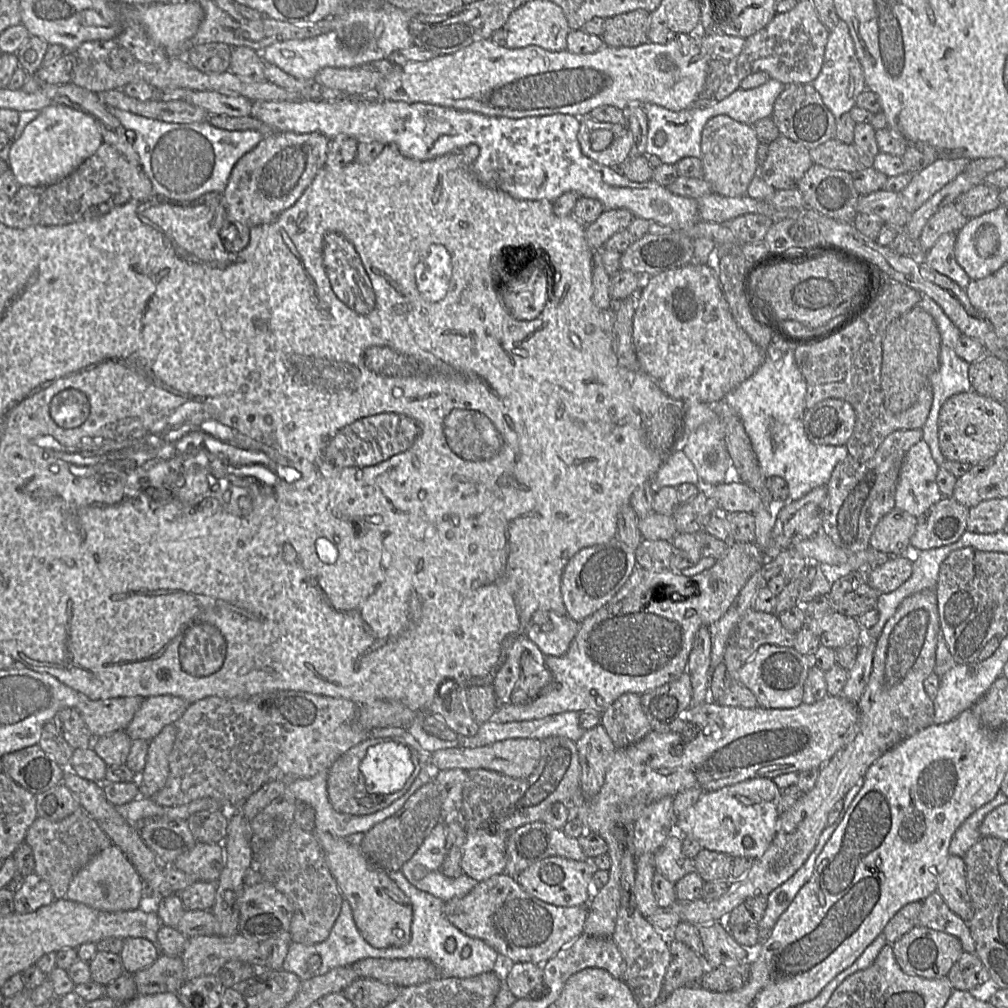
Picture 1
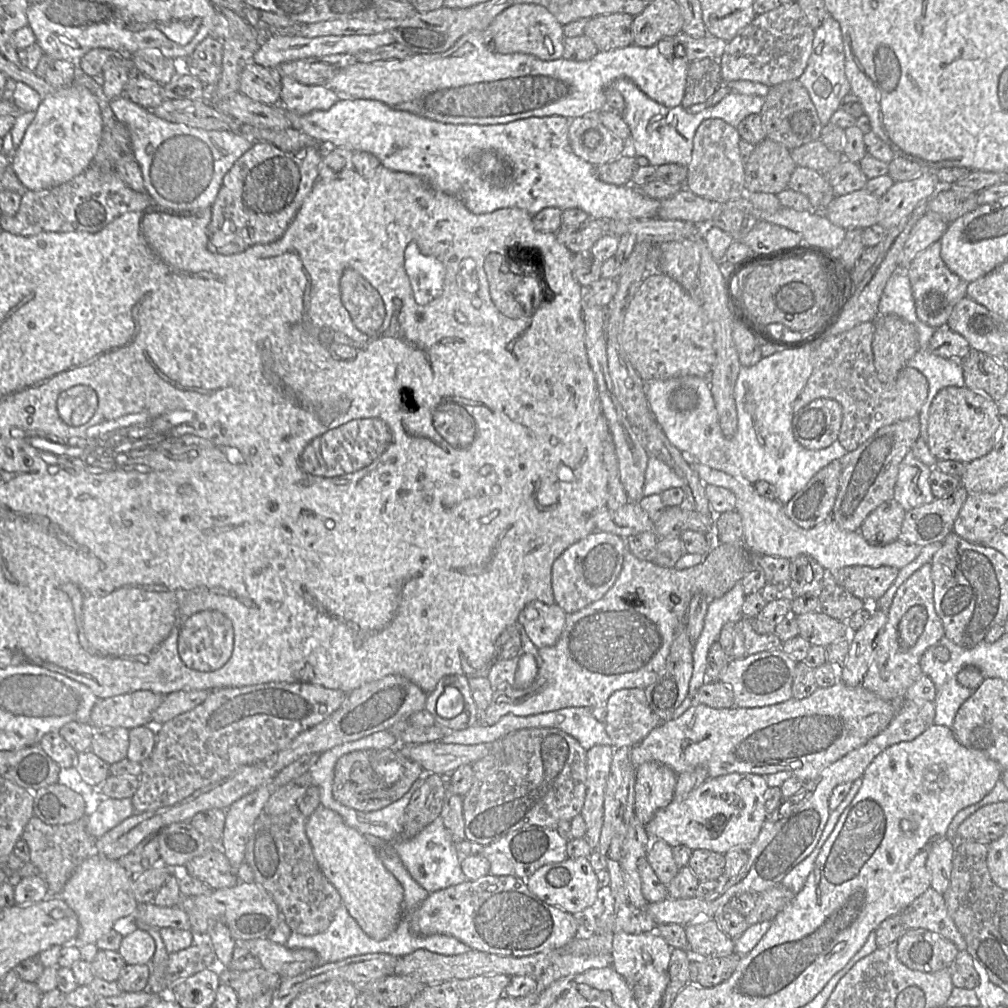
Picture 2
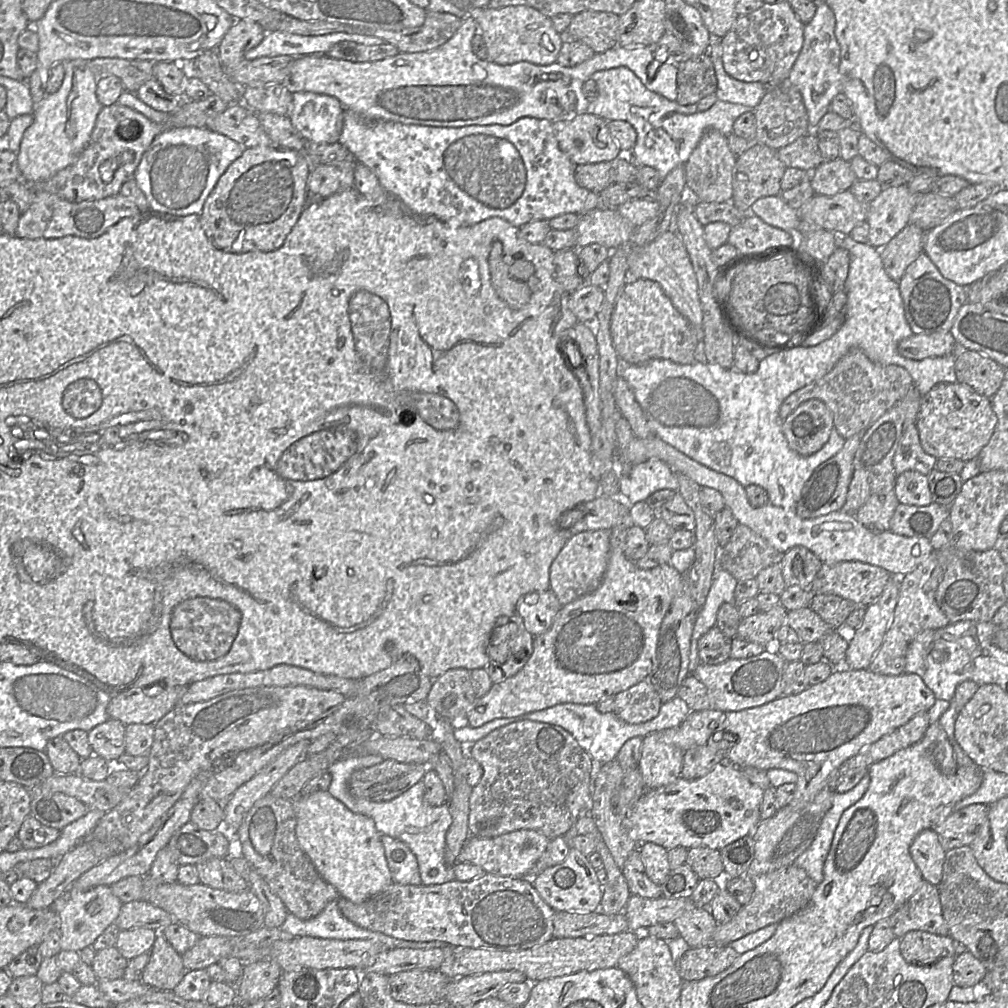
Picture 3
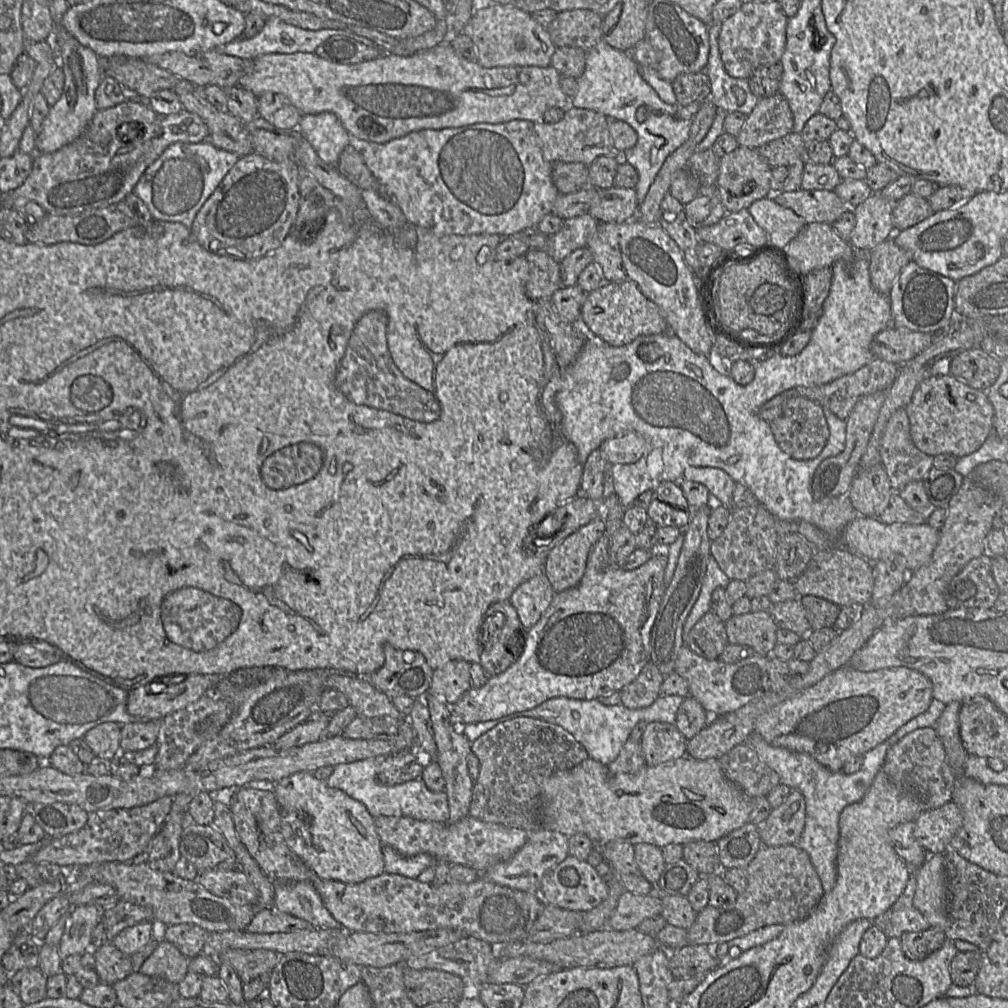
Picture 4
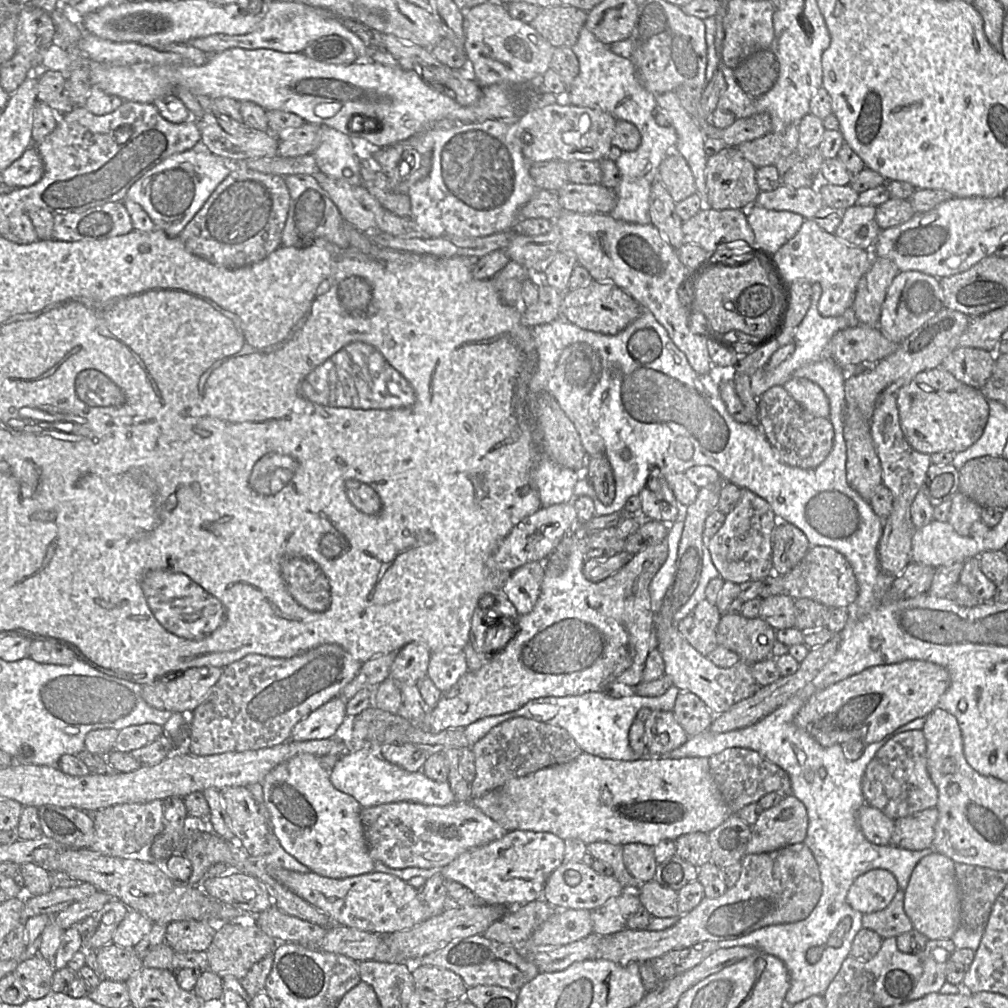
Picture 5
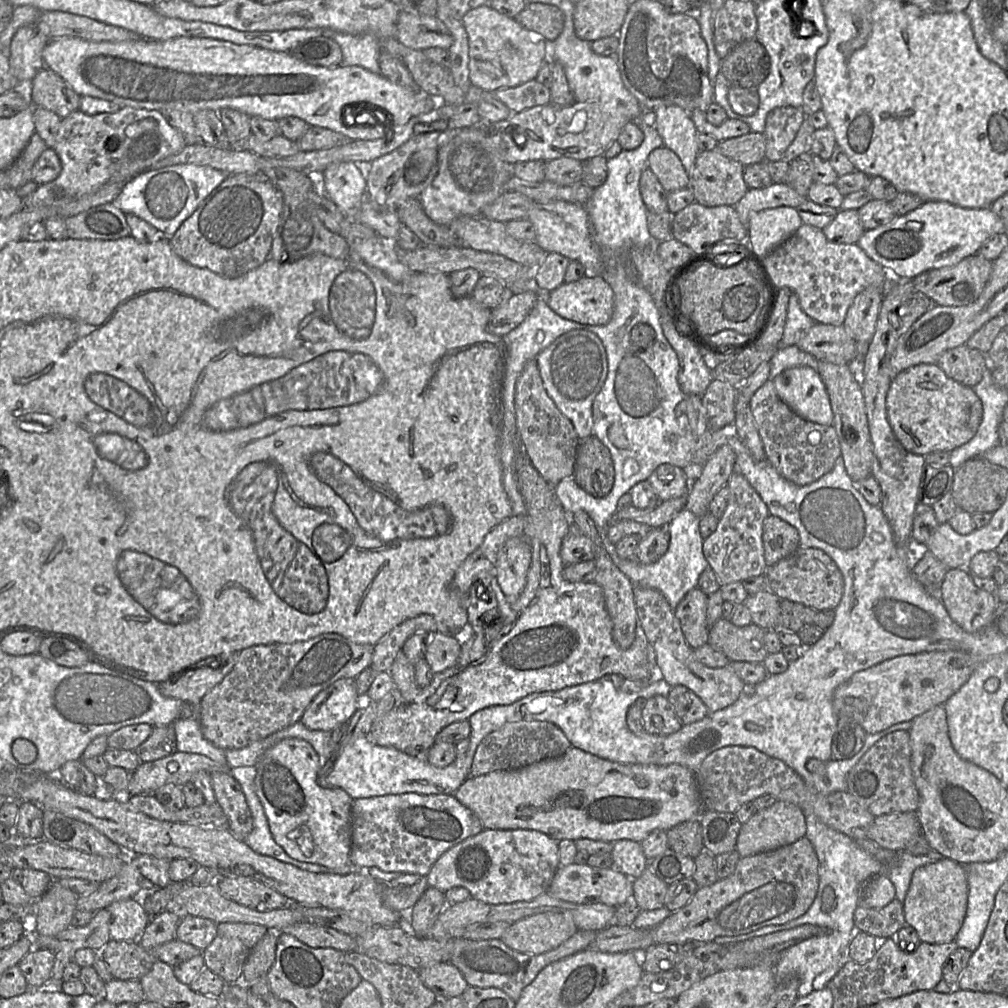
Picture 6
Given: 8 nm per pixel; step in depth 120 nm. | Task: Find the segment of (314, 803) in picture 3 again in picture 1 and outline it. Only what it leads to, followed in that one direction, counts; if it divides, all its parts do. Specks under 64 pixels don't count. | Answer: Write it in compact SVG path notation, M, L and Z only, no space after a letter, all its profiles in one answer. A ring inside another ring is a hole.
M314 830L314 835L325 853L330 873L351 907L354 922L364 940L377 949L405 946L411 938L412 923L412 906L406 895L385 871L367 860L359 846L324 831Z

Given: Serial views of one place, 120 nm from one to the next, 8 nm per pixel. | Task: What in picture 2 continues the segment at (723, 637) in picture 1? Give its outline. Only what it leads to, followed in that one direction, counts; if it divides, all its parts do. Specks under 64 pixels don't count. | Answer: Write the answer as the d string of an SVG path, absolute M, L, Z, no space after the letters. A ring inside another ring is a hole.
M741 582L720 598L709 601L704 626L693 645L693 674L689 683L689 697L696 695L706 682L707 656L711 645L717 642L726 623L736 623L742 615L745 594Z

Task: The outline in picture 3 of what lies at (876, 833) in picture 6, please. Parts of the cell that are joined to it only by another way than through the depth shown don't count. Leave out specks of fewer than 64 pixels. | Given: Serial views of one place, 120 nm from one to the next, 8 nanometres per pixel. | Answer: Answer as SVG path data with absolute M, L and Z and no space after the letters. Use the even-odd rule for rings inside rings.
M973 804L950 813L933 830L945 851L970 845L987 821L990 805Z

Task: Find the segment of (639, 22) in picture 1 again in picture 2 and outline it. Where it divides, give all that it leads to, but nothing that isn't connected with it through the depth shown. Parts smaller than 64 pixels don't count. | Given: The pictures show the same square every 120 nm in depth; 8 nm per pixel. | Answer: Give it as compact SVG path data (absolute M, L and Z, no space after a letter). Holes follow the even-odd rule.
M626 13L595 16L586 24L584 36L590 38L600 52L627 47L633 44L633 19Z

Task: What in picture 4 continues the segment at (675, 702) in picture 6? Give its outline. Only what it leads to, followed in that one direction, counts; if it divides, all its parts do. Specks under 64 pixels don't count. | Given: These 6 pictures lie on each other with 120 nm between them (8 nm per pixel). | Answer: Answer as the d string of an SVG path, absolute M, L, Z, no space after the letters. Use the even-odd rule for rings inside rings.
M689 695L678 709L676 726L682 735L690 740L708 725L710 716L702 704Z

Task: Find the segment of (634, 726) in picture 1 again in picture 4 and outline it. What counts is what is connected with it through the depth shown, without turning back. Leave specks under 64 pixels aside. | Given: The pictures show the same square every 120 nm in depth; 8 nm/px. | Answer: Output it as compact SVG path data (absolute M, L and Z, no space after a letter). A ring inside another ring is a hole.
M649 661L639 676L621 691L621 704L629 709L649 707L660 696L665 677L657 666Z

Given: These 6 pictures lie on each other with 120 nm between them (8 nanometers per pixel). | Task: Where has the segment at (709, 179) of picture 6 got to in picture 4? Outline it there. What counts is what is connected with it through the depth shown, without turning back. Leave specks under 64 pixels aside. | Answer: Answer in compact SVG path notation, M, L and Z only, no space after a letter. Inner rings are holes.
M738 146L734 151L725 154L719 160L717 188L721 202L727 212L748 209L759 199L771 197L772 167L760 156L757 149Z

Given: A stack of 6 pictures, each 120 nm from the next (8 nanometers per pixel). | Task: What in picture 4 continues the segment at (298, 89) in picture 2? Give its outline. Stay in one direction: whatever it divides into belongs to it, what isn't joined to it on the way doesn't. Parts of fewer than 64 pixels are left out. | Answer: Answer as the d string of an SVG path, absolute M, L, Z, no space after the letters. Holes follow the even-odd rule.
M332 112L304 114L297 129L318 156L329 165L336 165L343 150L353 139Z

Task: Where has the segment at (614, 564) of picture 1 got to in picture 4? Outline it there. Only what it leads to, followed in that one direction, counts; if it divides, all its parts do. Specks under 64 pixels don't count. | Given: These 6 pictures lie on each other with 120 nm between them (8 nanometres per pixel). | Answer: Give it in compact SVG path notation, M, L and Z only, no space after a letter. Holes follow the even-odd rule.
M596 517L548 552L544 573L555 593L572 588L581 581L588 556L605 530L603 521Z

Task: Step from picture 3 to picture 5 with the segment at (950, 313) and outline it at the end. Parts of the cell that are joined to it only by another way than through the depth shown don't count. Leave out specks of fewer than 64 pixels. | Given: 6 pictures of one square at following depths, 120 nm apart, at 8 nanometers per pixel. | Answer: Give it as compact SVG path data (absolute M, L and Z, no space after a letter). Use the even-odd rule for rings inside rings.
M915 270L901 271L887 290L878 328L889 340L900 344L944 307L944 294L939 278Z

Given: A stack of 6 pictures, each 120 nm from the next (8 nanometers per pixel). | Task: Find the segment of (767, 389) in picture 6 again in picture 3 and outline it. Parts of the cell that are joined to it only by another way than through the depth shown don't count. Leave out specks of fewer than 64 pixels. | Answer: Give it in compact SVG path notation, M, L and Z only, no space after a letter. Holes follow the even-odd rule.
M818 399L803 402L782 422L788 446L802 456L819 451L828 441L833 428L832 412Z

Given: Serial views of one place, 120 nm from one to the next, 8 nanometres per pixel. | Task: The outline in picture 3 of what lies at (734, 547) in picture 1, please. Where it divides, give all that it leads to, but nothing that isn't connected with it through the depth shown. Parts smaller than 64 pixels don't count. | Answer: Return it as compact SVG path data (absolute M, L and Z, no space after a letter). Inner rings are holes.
M625 522L610 529L610 556L600 586L595 591L563 605L550 628L542 634L533 636L533 653L523 668L503 682L493 683L483 697L476 697L465 716L471 727L481 727L495 719L521 716L557 704L597 705L600 701L614 697L650 675L662 620L680 592L684 575L670 562L652 569L642 569L629 560L624 551L630 526L630 522Z

